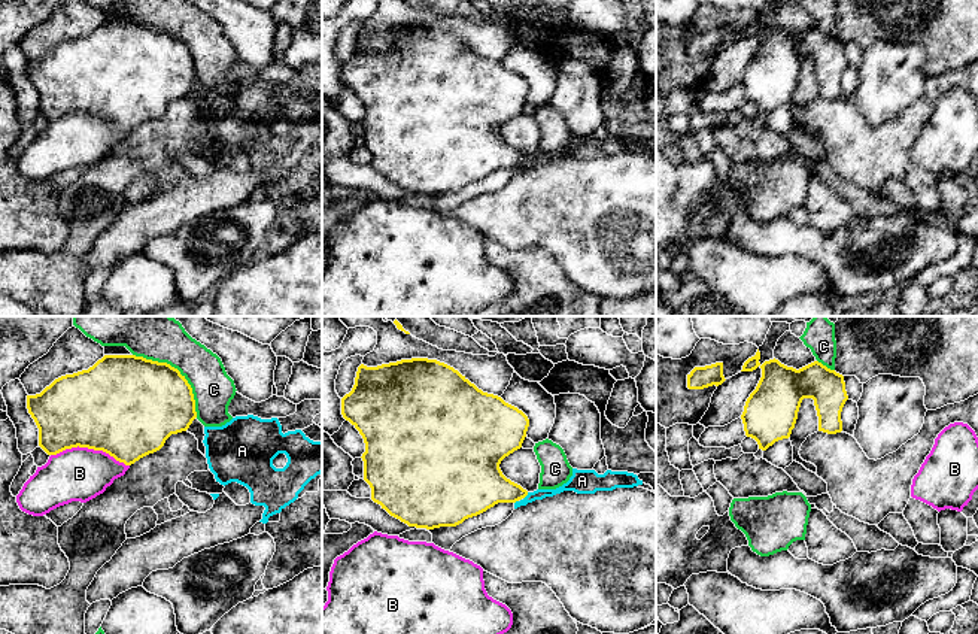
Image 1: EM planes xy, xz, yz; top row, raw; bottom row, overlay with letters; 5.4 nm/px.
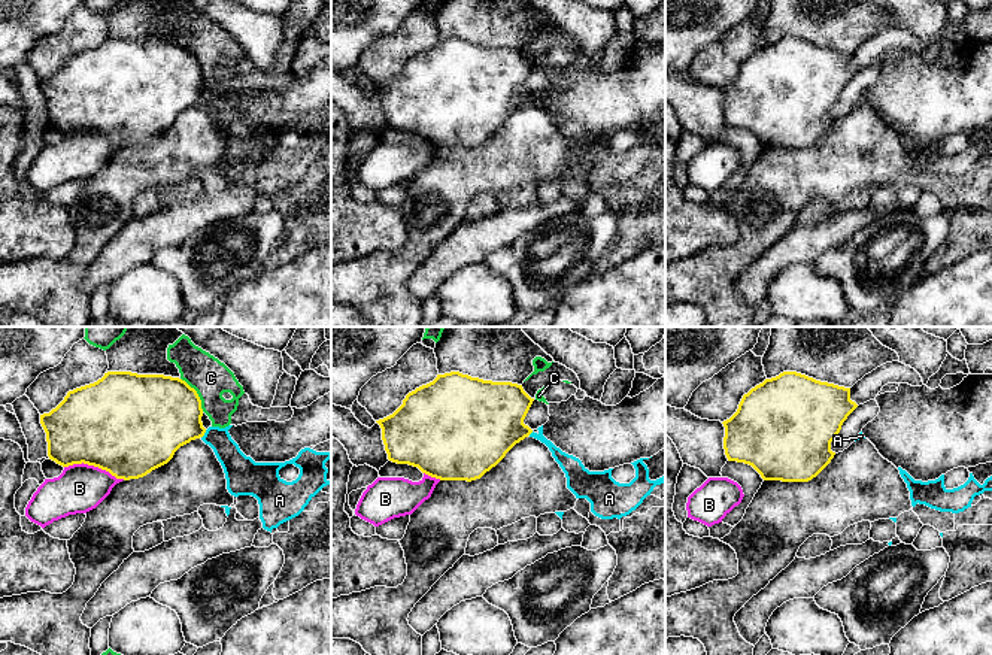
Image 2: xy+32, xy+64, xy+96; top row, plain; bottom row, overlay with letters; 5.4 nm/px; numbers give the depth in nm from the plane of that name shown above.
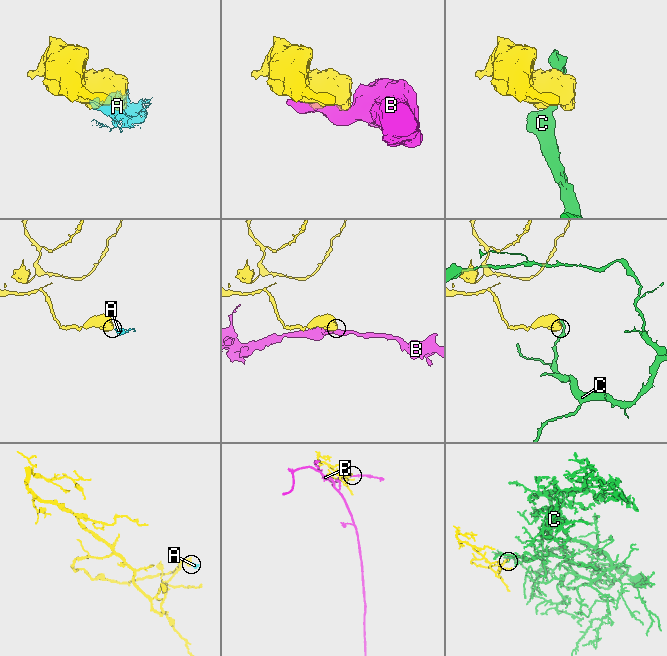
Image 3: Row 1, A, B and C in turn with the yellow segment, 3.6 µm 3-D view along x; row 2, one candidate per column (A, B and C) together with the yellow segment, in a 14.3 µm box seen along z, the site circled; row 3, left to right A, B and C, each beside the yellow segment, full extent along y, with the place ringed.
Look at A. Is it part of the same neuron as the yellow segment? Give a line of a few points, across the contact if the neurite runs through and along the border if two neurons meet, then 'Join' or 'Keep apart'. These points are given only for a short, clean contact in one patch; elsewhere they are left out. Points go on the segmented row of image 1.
Line: xz (528, 493), (524, 498). Keep apart

